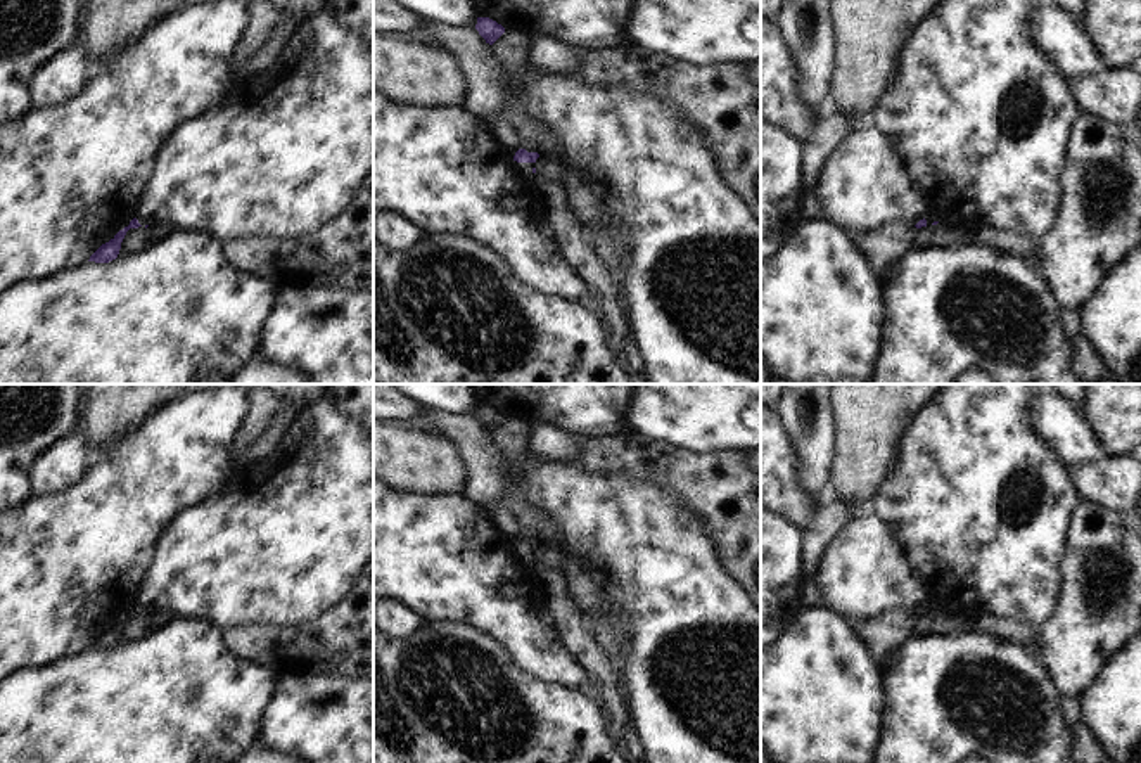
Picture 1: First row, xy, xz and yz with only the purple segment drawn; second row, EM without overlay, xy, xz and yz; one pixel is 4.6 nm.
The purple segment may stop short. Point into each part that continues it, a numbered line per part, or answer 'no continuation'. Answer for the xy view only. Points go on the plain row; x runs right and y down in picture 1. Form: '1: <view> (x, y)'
no continuation

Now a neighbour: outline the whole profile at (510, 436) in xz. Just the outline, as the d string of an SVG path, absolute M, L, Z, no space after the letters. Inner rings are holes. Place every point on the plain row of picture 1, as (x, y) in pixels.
M505 417L491 433L491 439L501 452L501 460L512 476L524 472L531 426L520 419Z

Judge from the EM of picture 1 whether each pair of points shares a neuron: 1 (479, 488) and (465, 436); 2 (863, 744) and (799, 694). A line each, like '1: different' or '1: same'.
1: same
2: same

